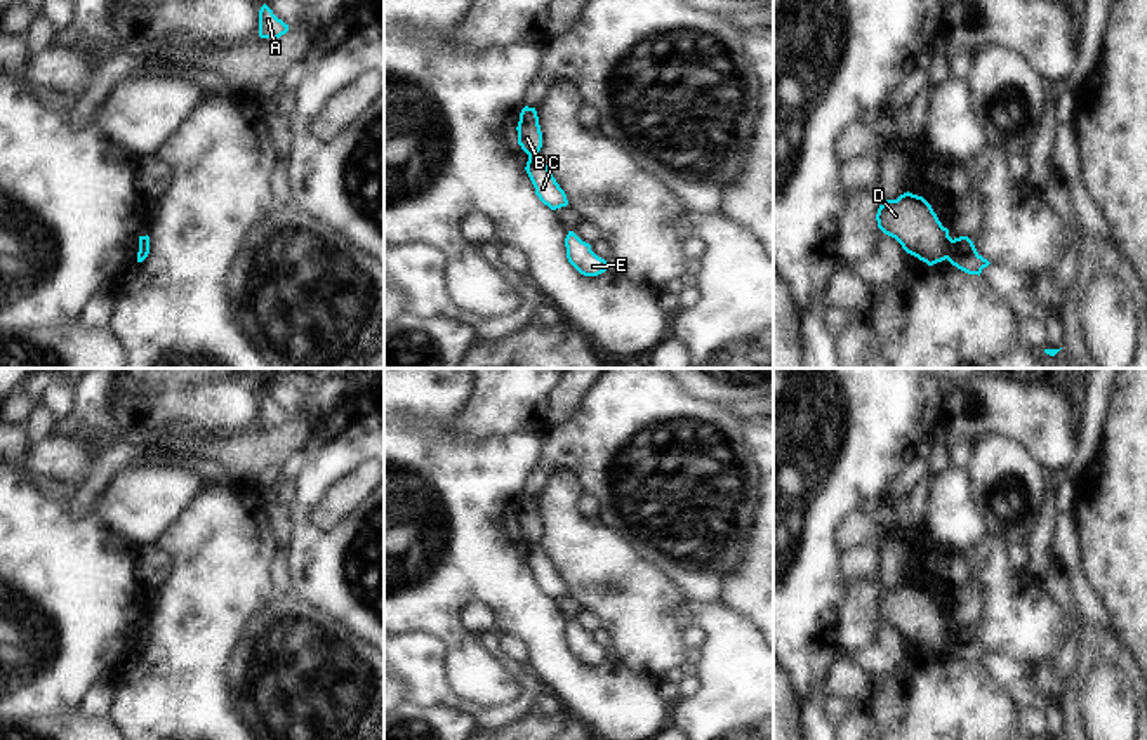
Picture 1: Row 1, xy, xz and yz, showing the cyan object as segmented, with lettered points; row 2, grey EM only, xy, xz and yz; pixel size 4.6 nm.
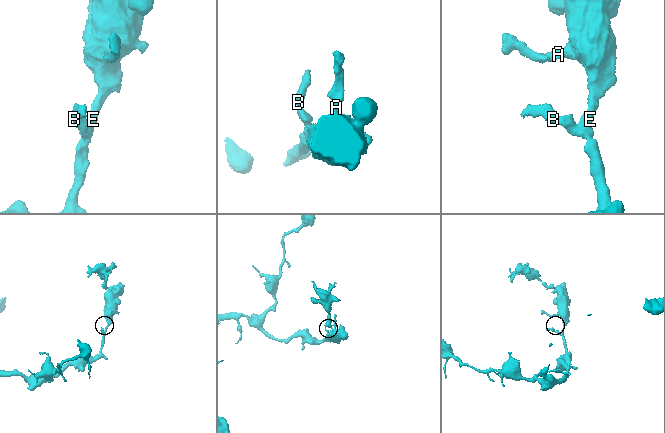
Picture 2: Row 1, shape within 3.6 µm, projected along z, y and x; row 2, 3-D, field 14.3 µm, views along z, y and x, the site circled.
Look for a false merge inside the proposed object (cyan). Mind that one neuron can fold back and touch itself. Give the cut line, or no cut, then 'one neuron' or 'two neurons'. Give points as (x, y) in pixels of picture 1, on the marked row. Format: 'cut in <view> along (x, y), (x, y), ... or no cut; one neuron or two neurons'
cut in yz along (953, 240), (946, 257); two neurons

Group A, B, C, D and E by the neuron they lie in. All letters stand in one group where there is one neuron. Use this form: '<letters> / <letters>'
A C E / B D

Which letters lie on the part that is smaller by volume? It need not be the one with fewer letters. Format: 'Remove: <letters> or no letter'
Remove: B, D

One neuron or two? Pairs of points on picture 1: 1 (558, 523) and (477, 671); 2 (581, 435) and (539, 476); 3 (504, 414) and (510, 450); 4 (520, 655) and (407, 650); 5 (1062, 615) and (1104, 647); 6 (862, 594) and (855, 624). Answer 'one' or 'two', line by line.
1: two
2: one
3: two
4: two
5: two
6: one

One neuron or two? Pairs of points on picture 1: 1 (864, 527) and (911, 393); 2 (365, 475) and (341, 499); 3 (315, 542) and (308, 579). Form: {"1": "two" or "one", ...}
{"1": "two", "2": "one", "3": "one"}

